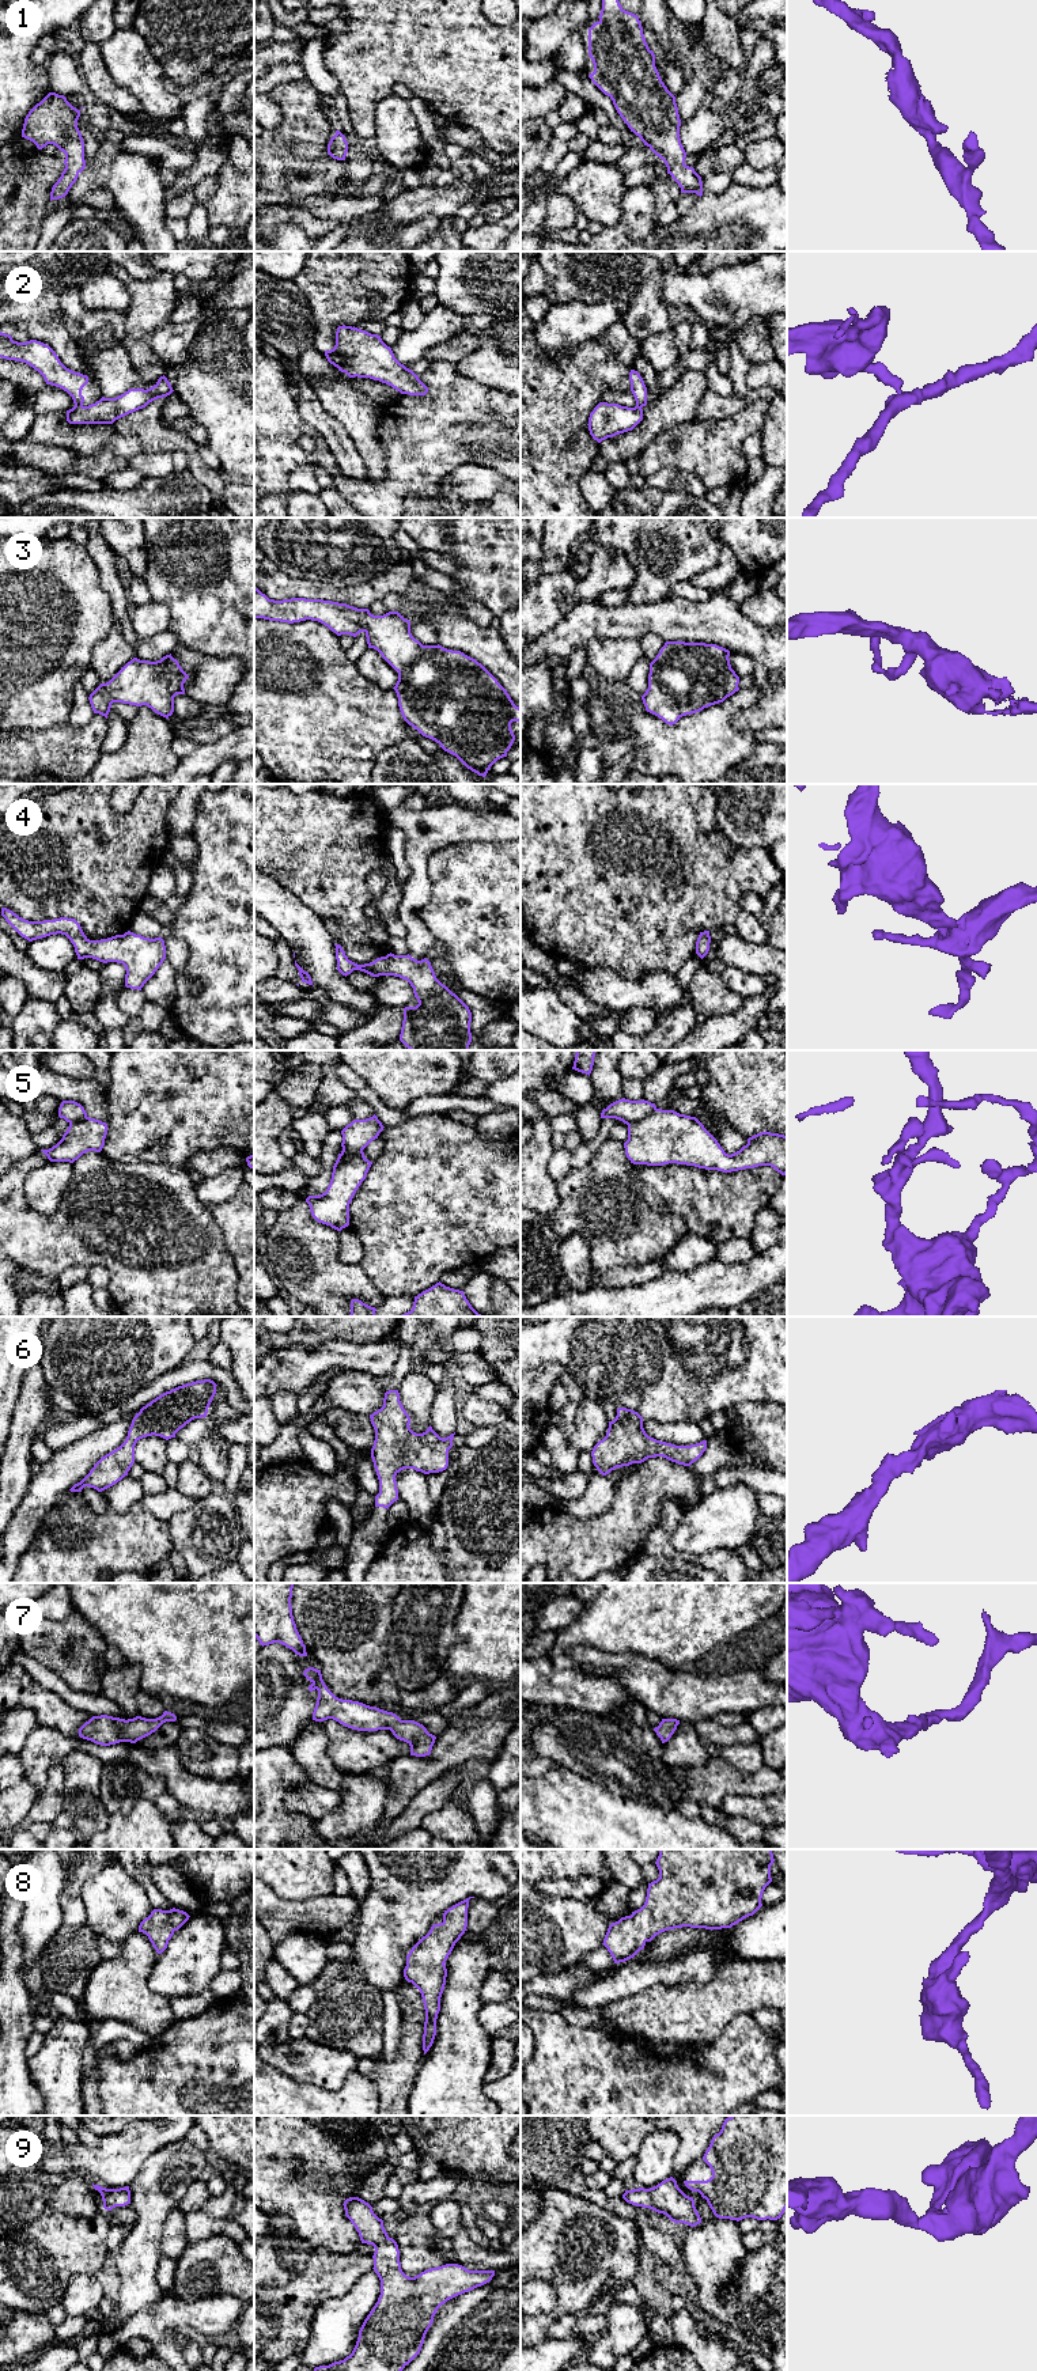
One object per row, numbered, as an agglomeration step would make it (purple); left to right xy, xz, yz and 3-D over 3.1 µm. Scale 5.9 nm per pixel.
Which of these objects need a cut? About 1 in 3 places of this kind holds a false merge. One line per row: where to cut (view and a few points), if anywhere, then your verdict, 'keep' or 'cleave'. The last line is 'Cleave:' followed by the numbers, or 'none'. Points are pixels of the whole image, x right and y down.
1: cut none; keep
2: cut xy (75, 405), (82, 406); cleave
3: cut none; keep
4: cut none; keep
5: cut xz (362, 1151), (341, 1156), (333, 1170); cleave
6: cut none; keep
7: cut none; keep
8: cut none; keep
9: cut none; keep
Cleave: 2, 5

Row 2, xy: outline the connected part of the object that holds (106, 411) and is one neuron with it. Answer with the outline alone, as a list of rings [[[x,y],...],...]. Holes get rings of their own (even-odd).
[[[163,375],[147,390],[129,389],[116,398],[102,397],[88,406],[73,406],[67,410],[67,421],[69,424],[113,424],[116,420],[145,408],[150,402],[170,395],[173,391],[170,382]]]

